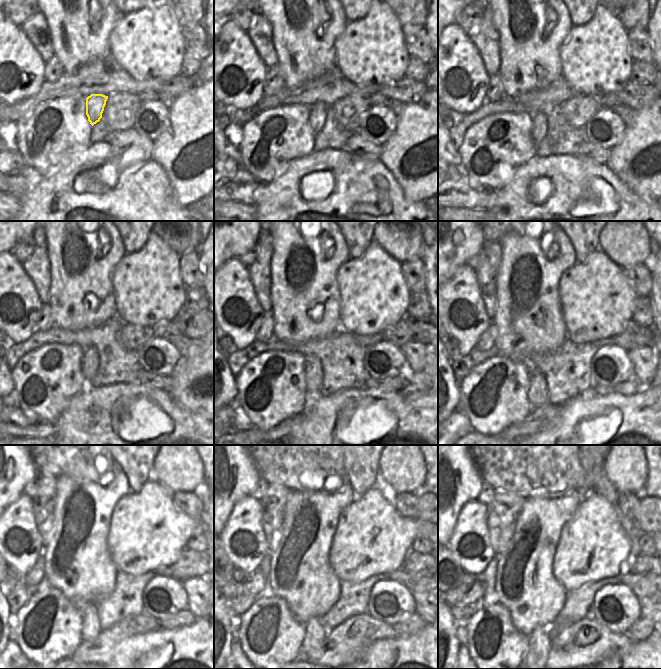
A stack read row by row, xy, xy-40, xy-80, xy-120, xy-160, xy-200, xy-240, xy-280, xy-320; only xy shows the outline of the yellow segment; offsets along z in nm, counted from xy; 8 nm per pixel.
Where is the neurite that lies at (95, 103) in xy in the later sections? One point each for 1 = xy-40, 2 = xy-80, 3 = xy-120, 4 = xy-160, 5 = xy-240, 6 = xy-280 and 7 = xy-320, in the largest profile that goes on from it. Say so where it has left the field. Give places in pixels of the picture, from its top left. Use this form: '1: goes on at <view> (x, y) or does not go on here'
1: goes on at xy-40 (317, 117)
2: goes on at xy-80 (539, 122)
3: goes on at xy-120 (90, 358)
4: goes on at xy-160 (313, 366)
5: goes on at xy-240 (91, 629)
6: goes on at xy-280 (314, 645)
7: goes on at xy-320 (539, 644)

